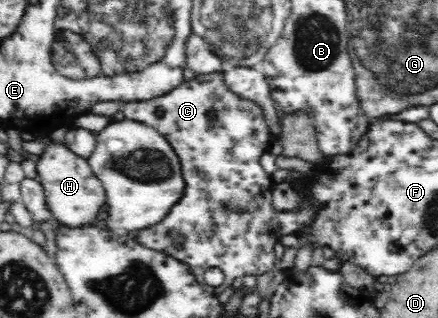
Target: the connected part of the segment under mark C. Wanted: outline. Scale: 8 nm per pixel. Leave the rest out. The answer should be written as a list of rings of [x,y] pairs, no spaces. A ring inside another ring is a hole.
[[[213,72],[184,80],[177,90],[171,90],[163,98],[157,98],[153,102],[135,102],[129,106],[121,106],[119,110],[127,118],[153,127],[168,138],[179,155],[183,175],[188,184],[184,198],[173,206],[170,214],[161,222],[138,230],[135,240],[146,248],[160,251],[184,262],[191,269],[197,282],[212,295],[221,294],[225,288],[232,286],[233,280],[237,277],[257,276],[274,270],[274,246],[281,243],[283,236],[295,234],[303,226],[307,226],[312,211],[311,207],[306,205],[299,214],[289,211],[277,212],[272,204],[271,192],[274,184],[271,183],[271,176],[259,164],[259,158],[269,151],[273,137],[261,107],[253,101],[239,98],[223,82],[222,73]],[[209,110],[215,112],[214,117],[209,117]],[[169,230],[185,234],[187,240],[183,250],[173,248],[173,244],[165,236]],[[211,267],[218,267],[224,274],[224,281],[220,286],[205,283],[204,273]]]

